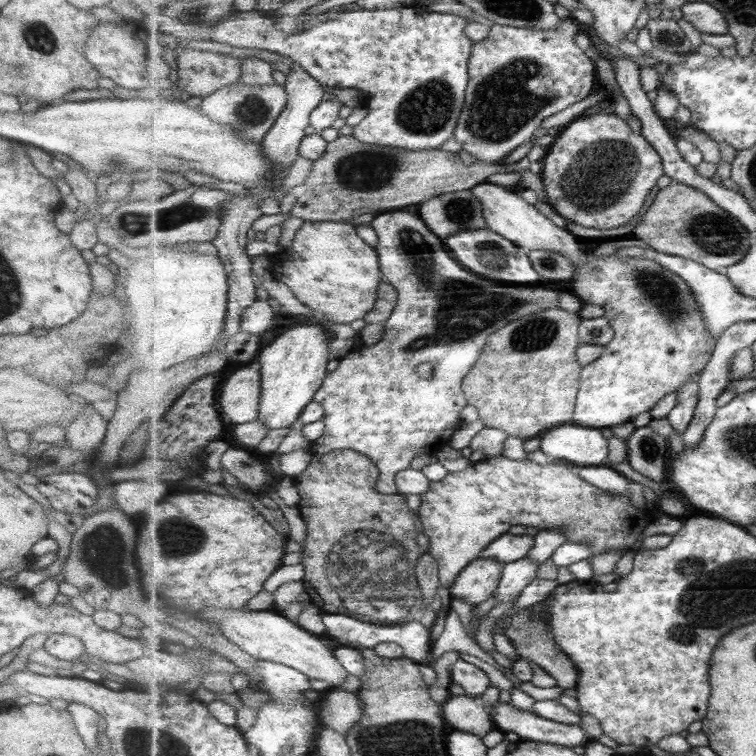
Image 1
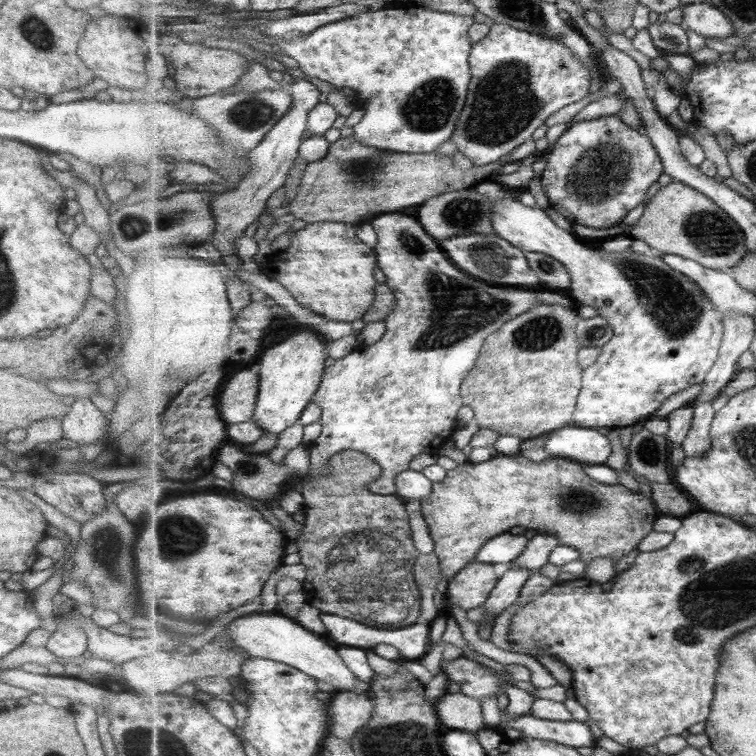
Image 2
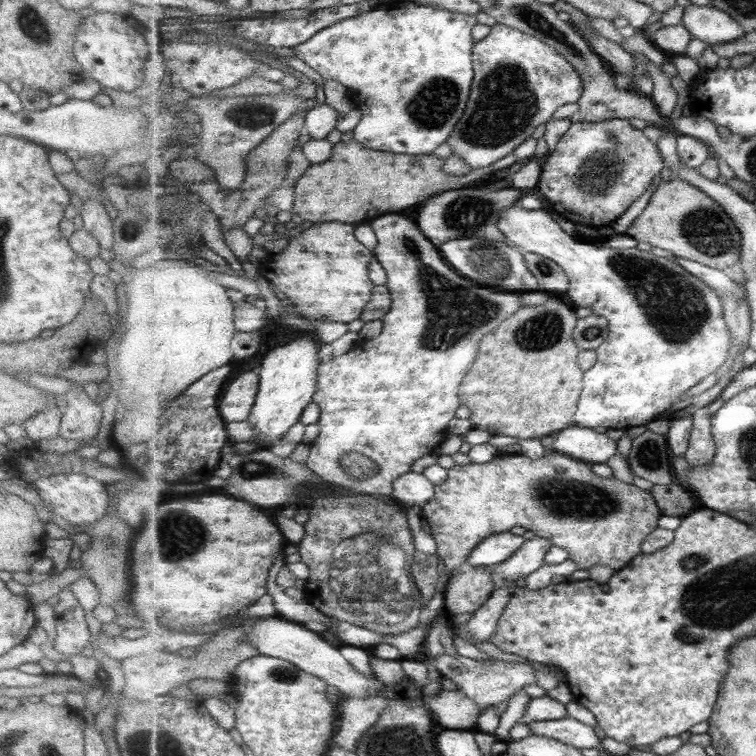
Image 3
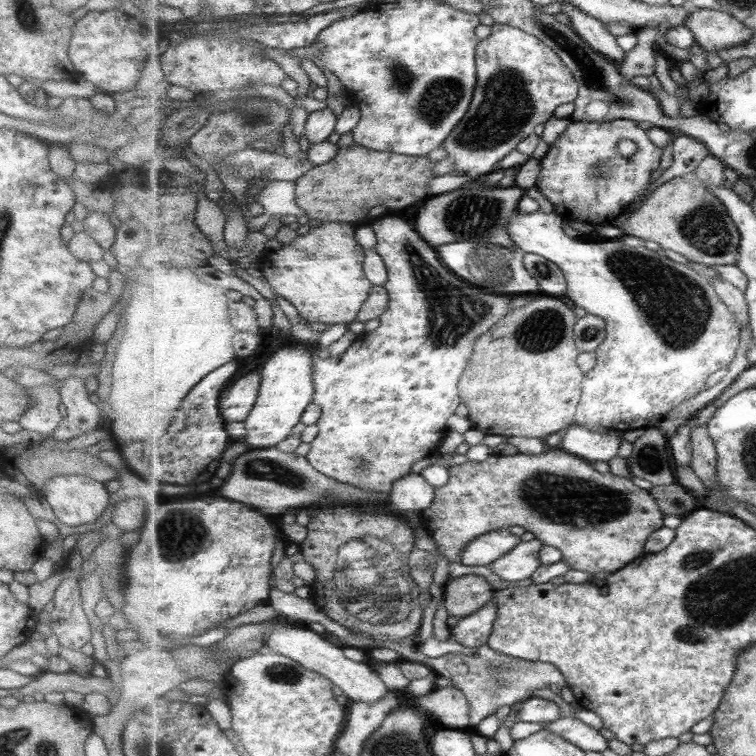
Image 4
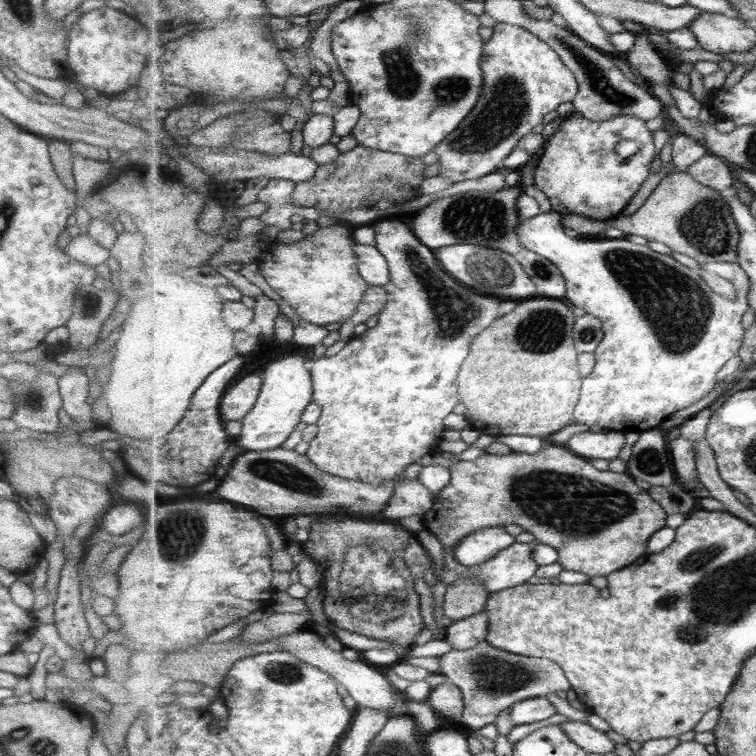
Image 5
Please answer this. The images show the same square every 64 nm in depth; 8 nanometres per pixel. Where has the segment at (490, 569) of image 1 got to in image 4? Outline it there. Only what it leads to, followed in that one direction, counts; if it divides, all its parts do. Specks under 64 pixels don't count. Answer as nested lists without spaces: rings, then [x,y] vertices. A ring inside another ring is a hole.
[[[467,574],[450,579],[443,593],[447,613],[460,617],[476,613],[492,601],[495,591],[484,576]]]

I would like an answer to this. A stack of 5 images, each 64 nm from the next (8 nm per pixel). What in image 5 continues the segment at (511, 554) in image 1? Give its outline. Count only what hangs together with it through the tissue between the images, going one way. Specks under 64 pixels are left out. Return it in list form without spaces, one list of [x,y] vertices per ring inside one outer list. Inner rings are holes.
[[[503,527],[483,528],[459,542],[455,546],[453,558],[462,565],[472,567],[489,560],[515,543],[515,536]]]

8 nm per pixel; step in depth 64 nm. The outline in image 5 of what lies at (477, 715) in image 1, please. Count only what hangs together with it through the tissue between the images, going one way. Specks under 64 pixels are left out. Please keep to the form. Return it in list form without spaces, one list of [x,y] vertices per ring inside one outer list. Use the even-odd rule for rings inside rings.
[[[446,681],[437,685],[421,703],[431,705],[433,710],[441,717],[451,719],[457,729],[466,728],[463,722],[463,711],[465,711],[464,694],[458,686]]]

